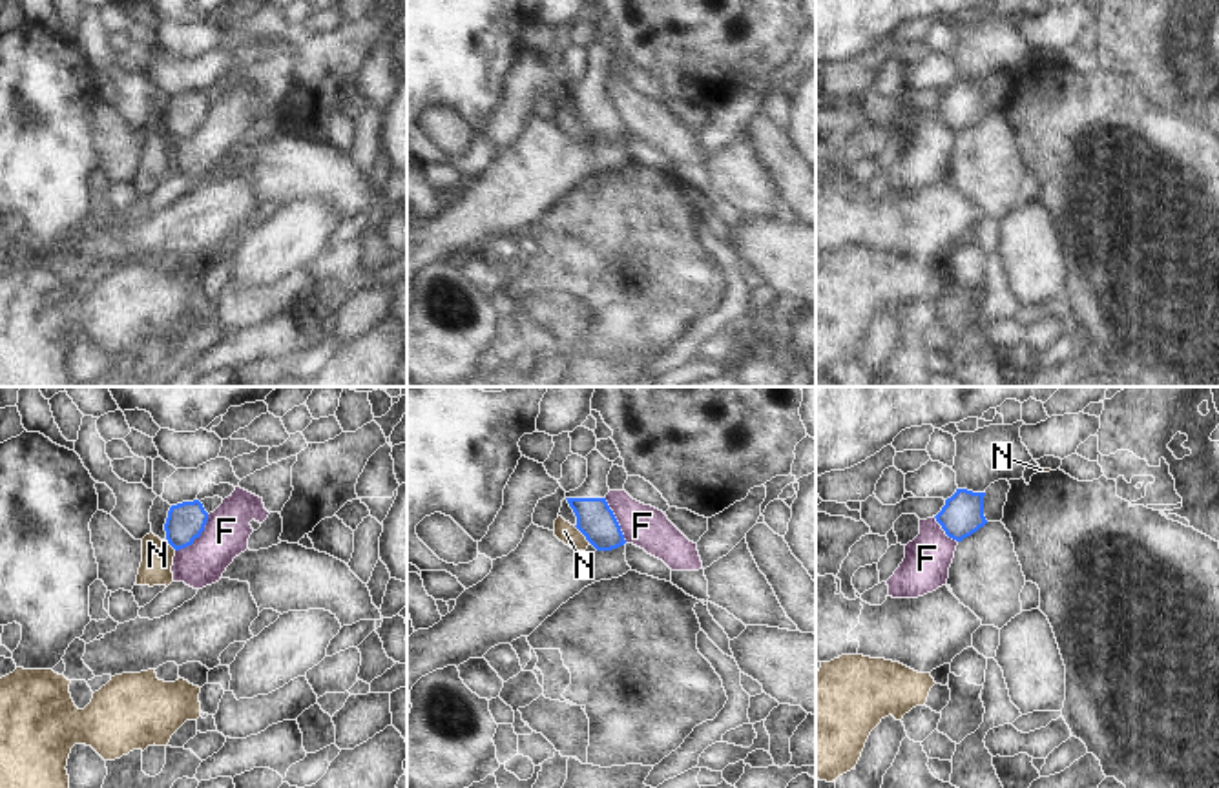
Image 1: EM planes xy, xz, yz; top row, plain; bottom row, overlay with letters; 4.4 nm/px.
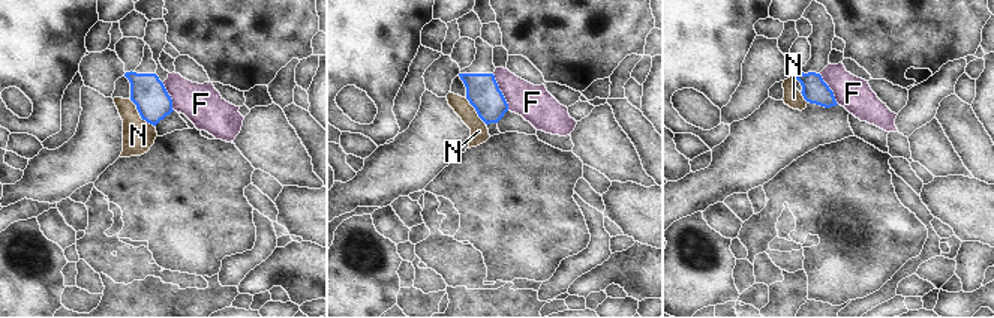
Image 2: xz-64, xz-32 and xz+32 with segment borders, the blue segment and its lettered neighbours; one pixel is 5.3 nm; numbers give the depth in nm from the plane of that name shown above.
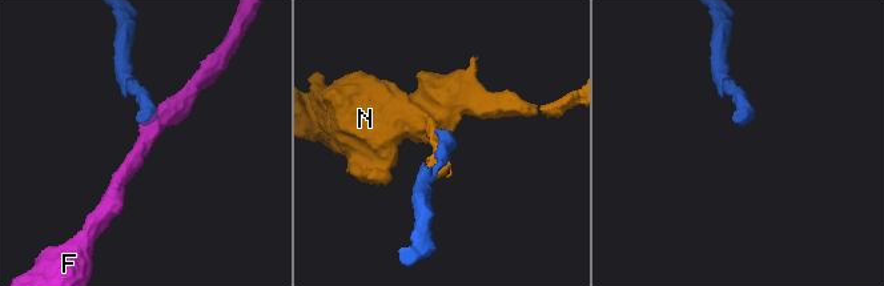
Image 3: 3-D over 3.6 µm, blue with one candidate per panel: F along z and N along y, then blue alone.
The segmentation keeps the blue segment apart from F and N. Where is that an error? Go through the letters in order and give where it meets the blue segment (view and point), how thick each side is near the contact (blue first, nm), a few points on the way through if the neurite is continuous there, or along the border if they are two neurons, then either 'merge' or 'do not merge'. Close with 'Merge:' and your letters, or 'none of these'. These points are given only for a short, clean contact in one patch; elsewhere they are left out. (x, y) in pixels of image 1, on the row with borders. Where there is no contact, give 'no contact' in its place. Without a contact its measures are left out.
F: contact xy (197, 537); calibres 170 and 200 nm; border xy (208, 515), (203, 531), (190, 544), (176, 551); do not merge
N: contact xz (583, 533); calibres 170 and 90 nm; border xz (573, 526), (590, 542); do not merge
Merge: none of these

